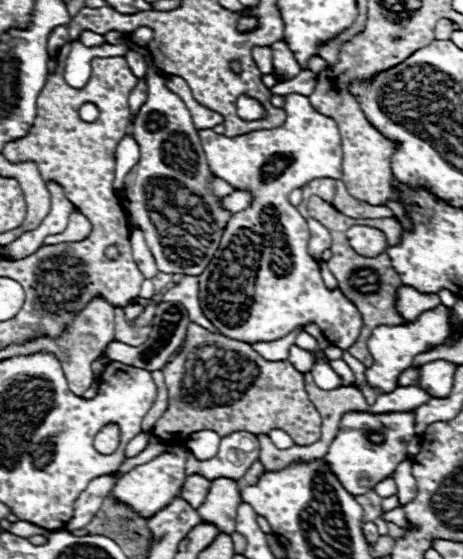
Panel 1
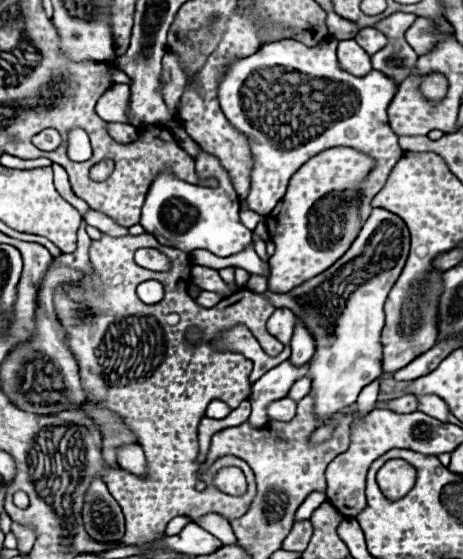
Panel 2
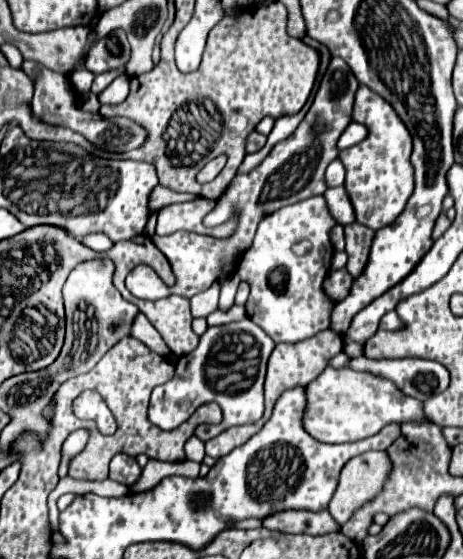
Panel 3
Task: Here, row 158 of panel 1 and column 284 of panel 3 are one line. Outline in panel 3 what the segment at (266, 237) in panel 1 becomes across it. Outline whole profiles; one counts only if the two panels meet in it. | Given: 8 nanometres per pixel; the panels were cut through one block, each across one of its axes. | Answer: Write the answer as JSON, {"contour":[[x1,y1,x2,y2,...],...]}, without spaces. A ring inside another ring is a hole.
{"contour":[[324,196,306,198,262,218,252,248,242,256,236,274,250,284,248,318,274,342,300,342,330,328,334,302,322,292,322,282,334,254,330,230,336,224]]}

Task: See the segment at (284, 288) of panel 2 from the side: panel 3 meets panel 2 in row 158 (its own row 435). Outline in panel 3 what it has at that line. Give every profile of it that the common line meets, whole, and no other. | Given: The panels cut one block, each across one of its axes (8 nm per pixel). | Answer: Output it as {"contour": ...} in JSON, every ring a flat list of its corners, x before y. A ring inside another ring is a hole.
{"contour":[[348,366,326,368,306,390,306,410,304,410,304,430,324,444,356,442,378,434,386,424,400,422,424,422,422,402,414,400,402,390,398,390,390,380,374,376,370,372,356,372]]}

